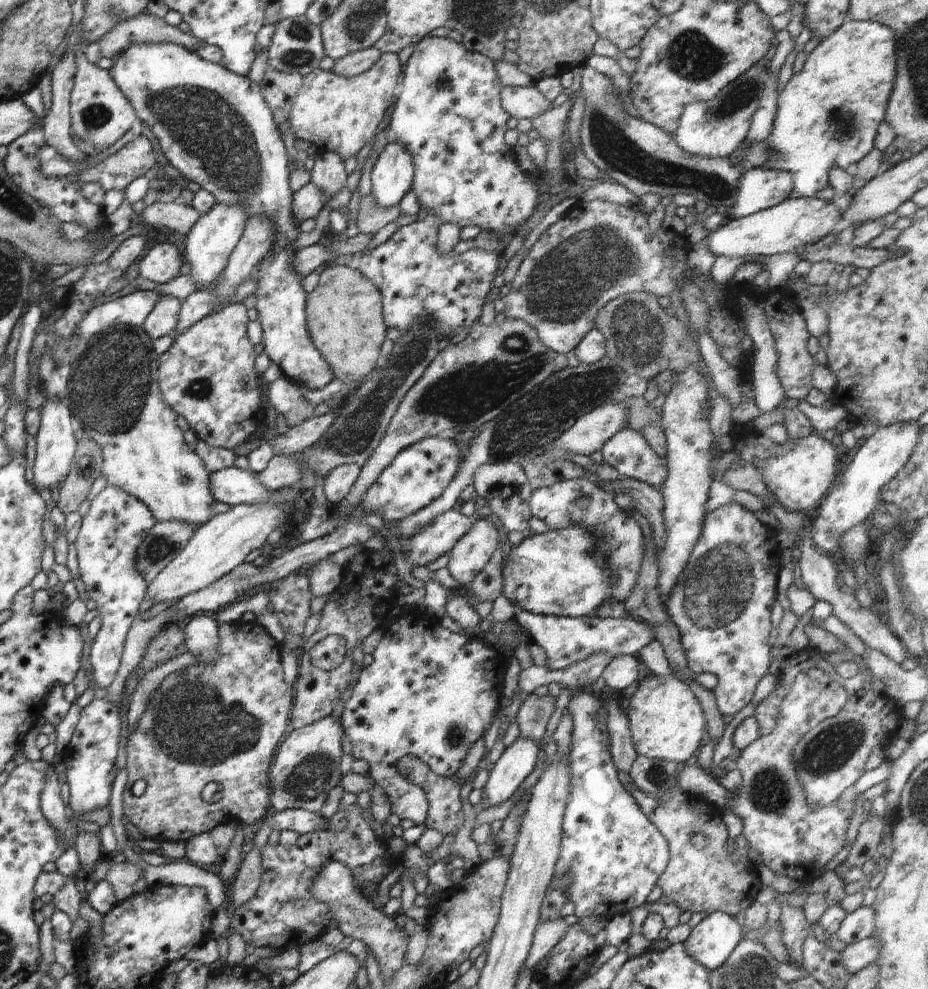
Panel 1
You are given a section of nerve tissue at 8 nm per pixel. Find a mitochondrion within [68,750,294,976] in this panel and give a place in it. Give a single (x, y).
(110, 952)

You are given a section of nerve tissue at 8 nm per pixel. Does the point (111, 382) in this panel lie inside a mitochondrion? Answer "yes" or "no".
yes

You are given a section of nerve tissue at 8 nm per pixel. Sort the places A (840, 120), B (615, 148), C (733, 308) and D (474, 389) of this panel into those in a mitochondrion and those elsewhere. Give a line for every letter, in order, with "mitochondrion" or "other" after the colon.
A: mitochondrion
B: mitochondrion
C: other
D: mitochondrion

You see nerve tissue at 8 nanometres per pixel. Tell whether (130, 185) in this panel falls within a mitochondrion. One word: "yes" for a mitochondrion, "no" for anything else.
no

